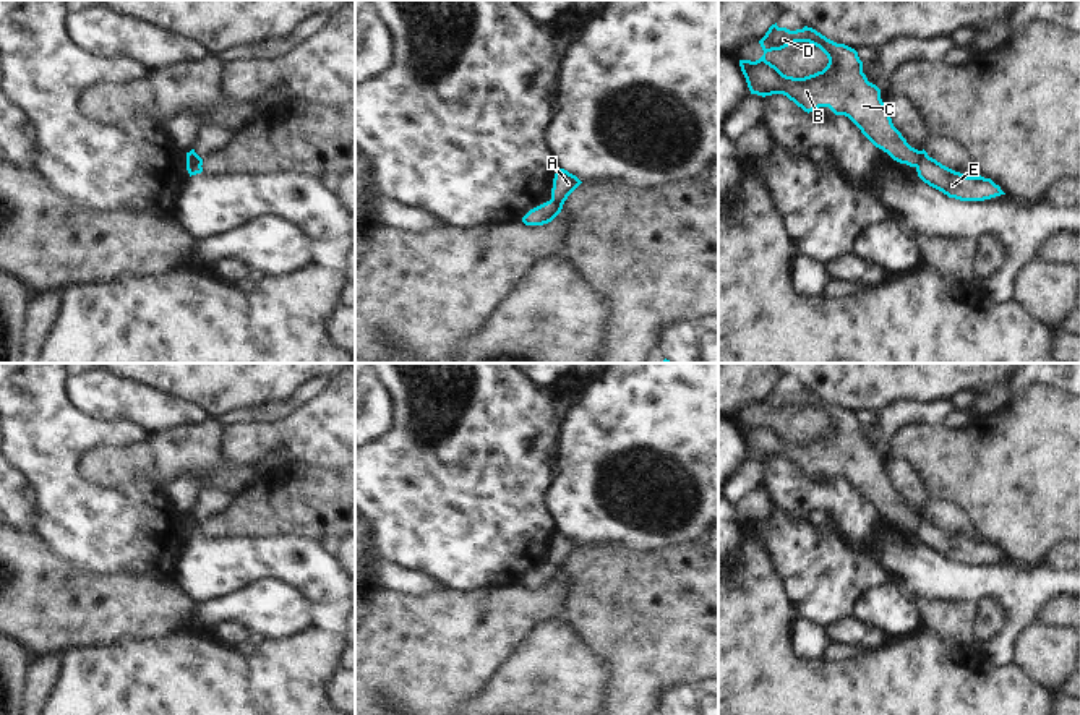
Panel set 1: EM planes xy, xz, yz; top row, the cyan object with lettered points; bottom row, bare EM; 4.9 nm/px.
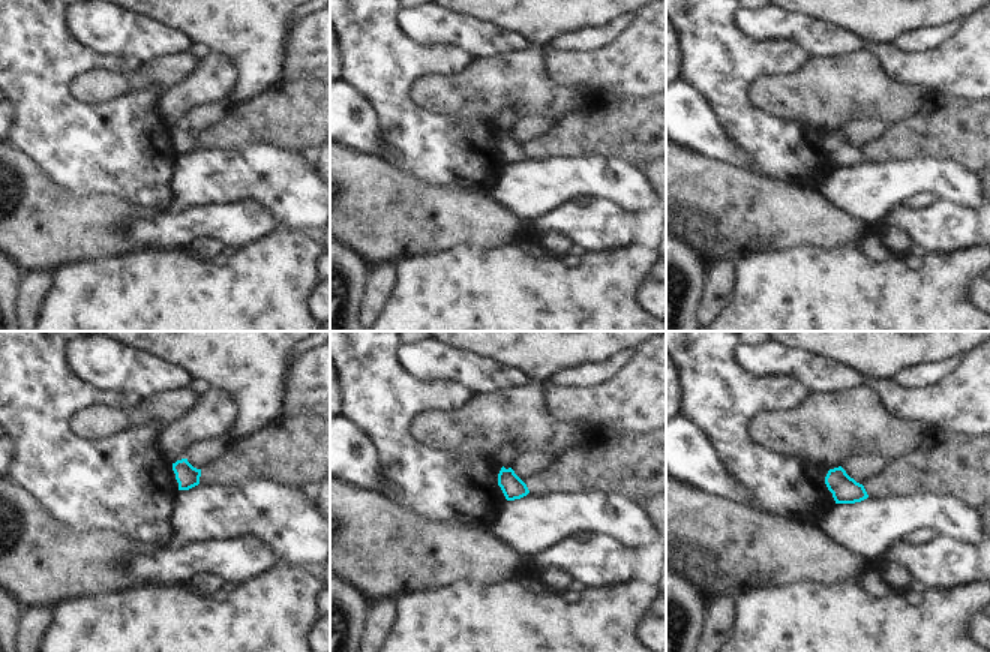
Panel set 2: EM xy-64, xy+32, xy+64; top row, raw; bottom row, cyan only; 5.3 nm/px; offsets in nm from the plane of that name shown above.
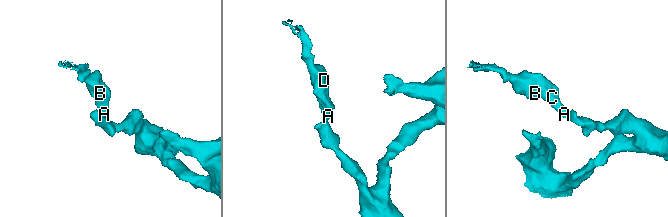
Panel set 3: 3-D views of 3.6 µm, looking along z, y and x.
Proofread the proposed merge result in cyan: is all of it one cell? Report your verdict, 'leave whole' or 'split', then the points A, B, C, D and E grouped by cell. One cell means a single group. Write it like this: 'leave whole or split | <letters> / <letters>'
split | A B C D / E

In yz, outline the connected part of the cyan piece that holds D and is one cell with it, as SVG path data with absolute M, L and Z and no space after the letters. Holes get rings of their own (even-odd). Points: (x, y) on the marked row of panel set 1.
M769 28L759 41L764 55L756 60L739 60L751 94L783 94L804 112L829 107L835 115L848 117L861 133L894 161L916 167L921 151L911 148L894 126L887 107L881 99L881 89L869 83L863 73L858 52L845 44L837 44L812 28L790 31ZM795 42L809 42L819 47L829 58L822 71L804 78L783 75L765 60L765 54L782 50Z

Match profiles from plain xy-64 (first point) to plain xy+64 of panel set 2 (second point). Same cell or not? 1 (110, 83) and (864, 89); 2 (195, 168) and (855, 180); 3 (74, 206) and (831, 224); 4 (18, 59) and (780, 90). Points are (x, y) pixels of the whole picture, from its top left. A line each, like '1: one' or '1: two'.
1: one
2: one
3: one
4: two

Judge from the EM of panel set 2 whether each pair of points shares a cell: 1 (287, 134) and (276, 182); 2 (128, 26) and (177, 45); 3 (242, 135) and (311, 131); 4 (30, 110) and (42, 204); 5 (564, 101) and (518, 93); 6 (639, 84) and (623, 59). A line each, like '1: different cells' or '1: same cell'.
1: different cells
2: same cell
3: same cell
4: different cells
5: same cell
6: same cell

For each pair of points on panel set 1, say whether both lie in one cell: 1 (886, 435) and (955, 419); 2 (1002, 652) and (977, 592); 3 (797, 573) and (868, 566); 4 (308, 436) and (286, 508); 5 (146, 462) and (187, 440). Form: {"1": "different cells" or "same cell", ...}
{"1": "different cells", "2": "same cell", "3": "same cell", "4": "different cells", "5": "same cell"}

